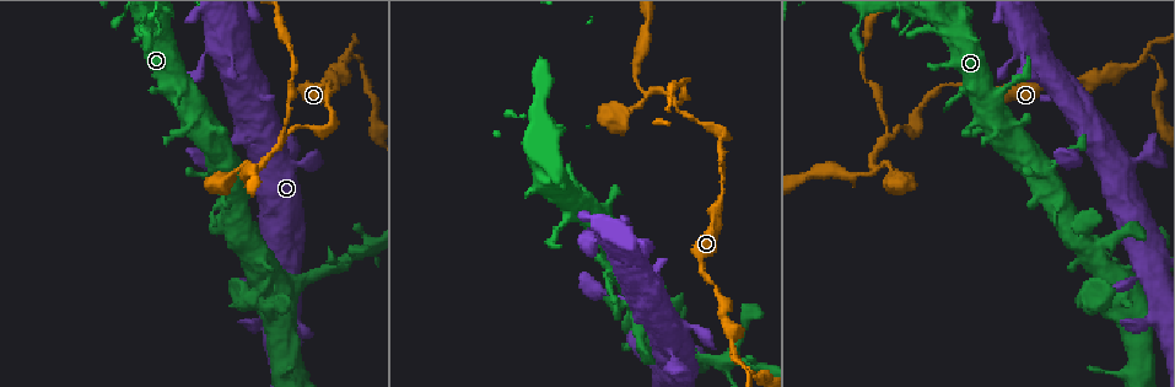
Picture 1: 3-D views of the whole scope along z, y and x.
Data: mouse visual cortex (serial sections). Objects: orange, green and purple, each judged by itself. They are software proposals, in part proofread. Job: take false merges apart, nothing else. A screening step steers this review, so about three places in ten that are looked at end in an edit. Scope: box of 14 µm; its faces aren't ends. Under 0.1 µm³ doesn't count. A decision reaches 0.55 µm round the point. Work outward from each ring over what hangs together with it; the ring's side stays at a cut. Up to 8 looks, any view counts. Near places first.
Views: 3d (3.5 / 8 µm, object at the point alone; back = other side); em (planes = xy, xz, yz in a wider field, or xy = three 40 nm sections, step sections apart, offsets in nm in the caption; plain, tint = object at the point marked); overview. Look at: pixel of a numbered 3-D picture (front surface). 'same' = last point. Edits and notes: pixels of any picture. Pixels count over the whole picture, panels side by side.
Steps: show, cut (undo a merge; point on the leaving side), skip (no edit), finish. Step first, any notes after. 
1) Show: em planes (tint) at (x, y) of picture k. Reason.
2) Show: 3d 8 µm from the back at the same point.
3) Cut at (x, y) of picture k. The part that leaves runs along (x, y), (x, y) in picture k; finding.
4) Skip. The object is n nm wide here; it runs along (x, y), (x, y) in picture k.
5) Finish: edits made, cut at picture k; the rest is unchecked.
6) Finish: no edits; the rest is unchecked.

Show: 3d 3.5 µm from the back at (216, 45) of picture 1.

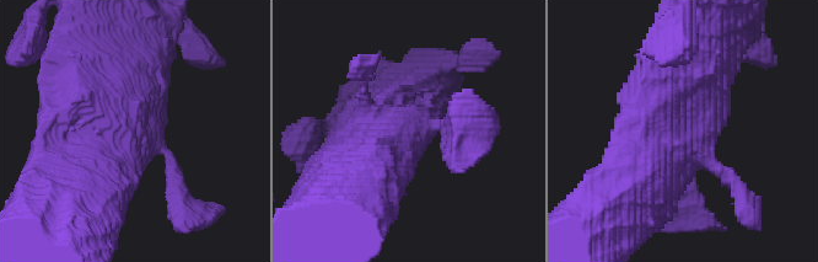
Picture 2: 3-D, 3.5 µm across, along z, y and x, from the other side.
Show: em xy step 5 (tint) at (412, 129) of picture 2. Now the EM.

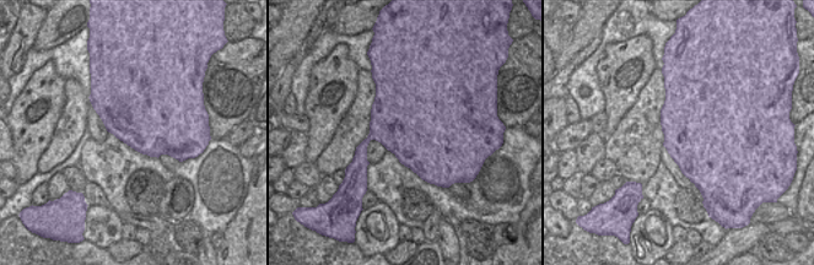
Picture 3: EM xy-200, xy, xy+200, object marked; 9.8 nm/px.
Skip. It runs along (650, 170), (722, 38) in picture 2; continuous, no second cell.

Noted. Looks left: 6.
Show: 3d 3.5 µm at (917, 132) of picture 1. Abrupt turn.

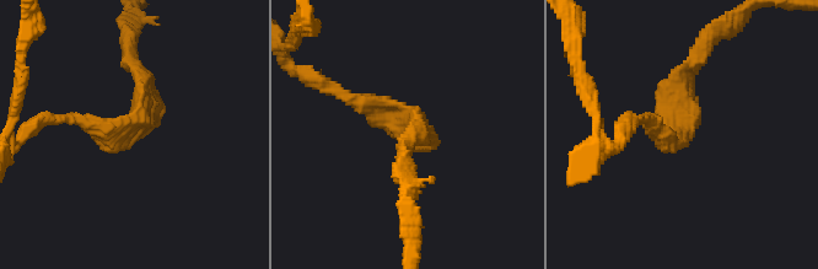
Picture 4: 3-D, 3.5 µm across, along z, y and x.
Show: em planes (tint) at (677, 135) of picture 4. The arms are 200, 250 nm wide; now the EM.

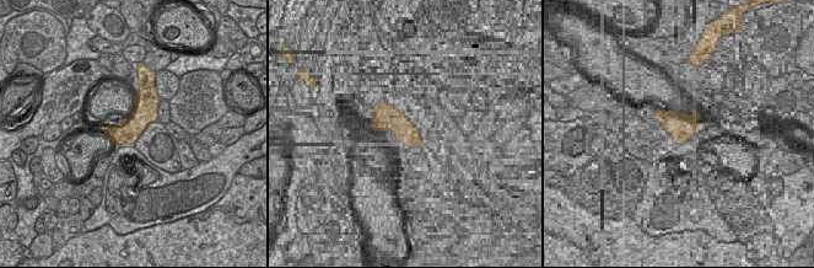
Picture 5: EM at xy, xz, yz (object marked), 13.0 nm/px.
Skip. It runs along (132, 64), (143, 120), (124, 139), (60, 117) in picture 4; all the same cell.

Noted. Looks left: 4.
Show: 3d 3.5 µm at (890, 134) of picture 1. Three arms meet.

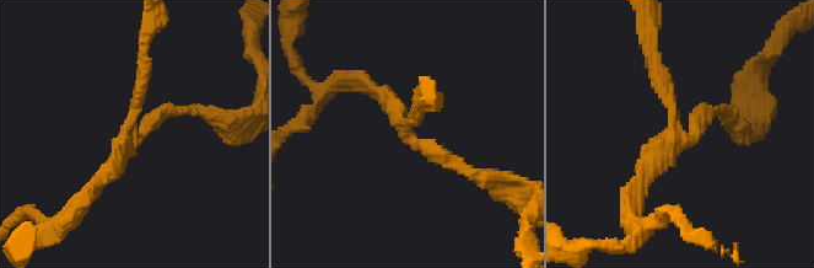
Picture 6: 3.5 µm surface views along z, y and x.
Show: em xy step 1 (tint) at (683, 141) of picture 6. 3 arms meet here; the arms are 150, 200, 200 nm wide; shape alone is not enough.

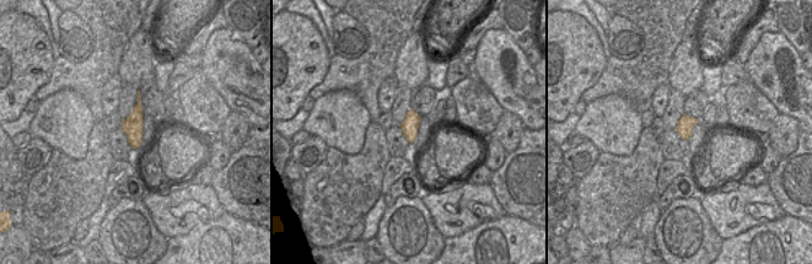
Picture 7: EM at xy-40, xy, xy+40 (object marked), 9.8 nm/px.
Skip. The object is 160 nm wide here; it runs along (190, 108), (125, 139), (92, 192) in picture 6; all the same cell.

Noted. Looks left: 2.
Show: 3d 3.5 µm at (1141, 59) of picture 1. Branch point.

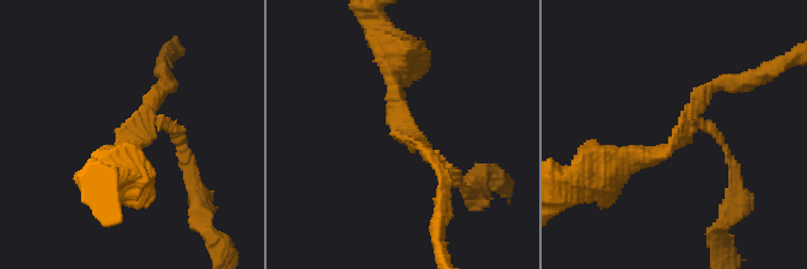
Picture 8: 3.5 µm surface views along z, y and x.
Show: em xy step 2 (tint) at (687, 132) of picture 8. 3 arms meet here; the arms are 150, 150, 200 nm wide.

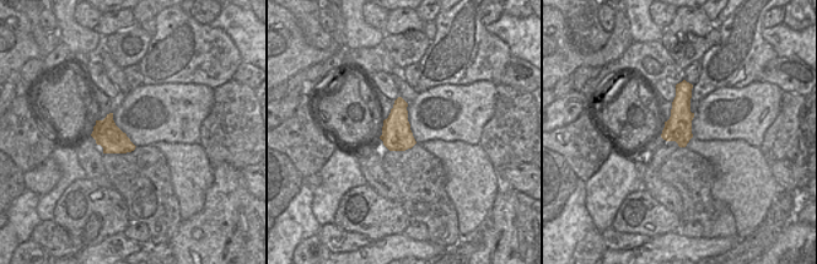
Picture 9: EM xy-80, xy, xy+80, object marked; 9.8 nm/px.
Cut at (460, 181) of picture 8. The part that leaves runs along (440, 159), (463, 191), (474, 187) in picture 8; a second cell is stuck on.

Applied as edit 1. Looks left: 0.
Finish: edits made, cut at picture 8; the rest is unchecked.

